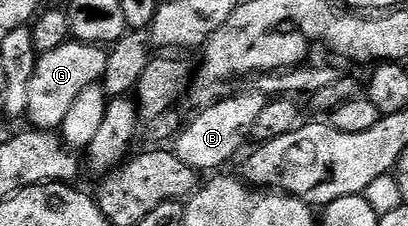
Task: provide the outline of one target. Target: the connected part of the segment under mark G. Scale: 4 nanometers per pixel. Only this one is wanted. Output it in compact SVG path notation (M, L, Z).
M68 41L51 51L41 52L36 61L32 81L28 85L28 105L25 118L31 119L39 131L57 132L64 116L72 110L76 97L84 89L95 86L101 80L104 69L108 69L109 50L97 43Z

